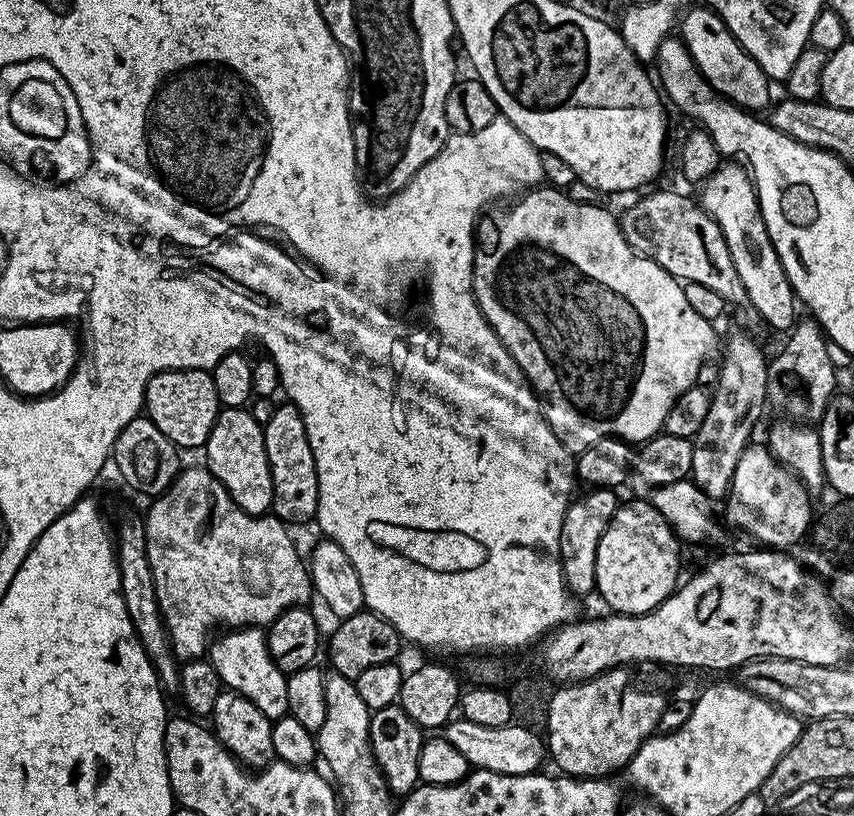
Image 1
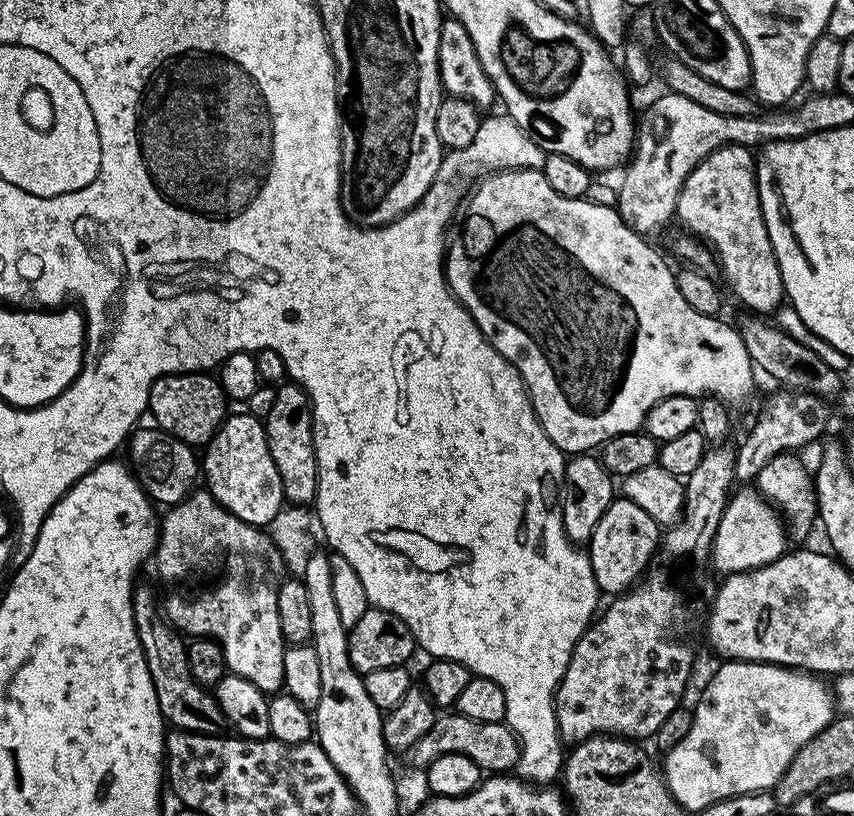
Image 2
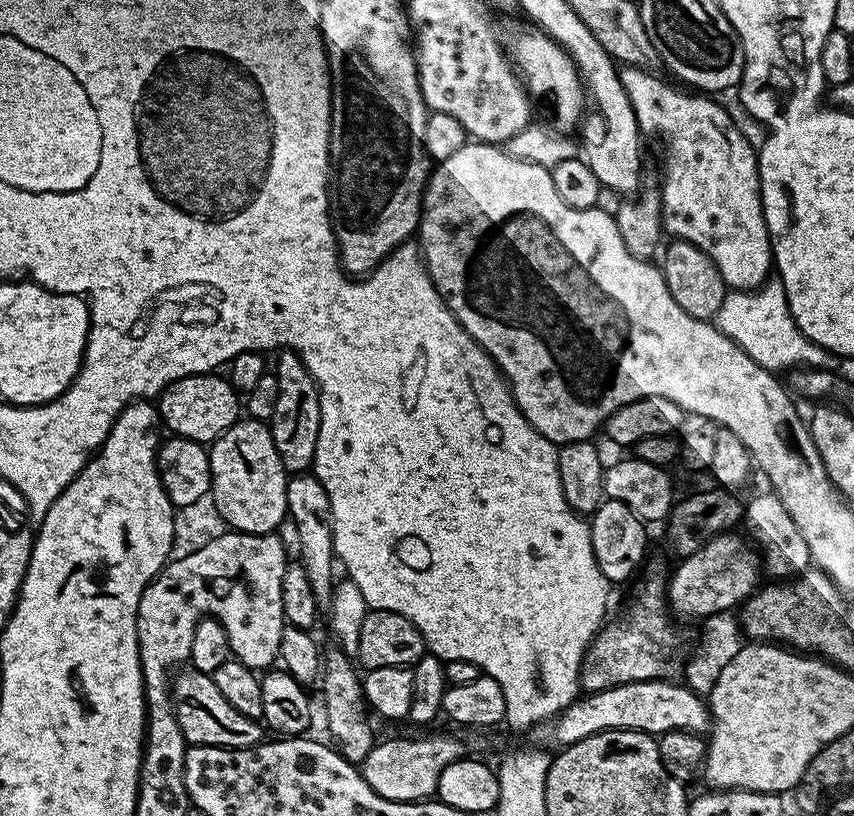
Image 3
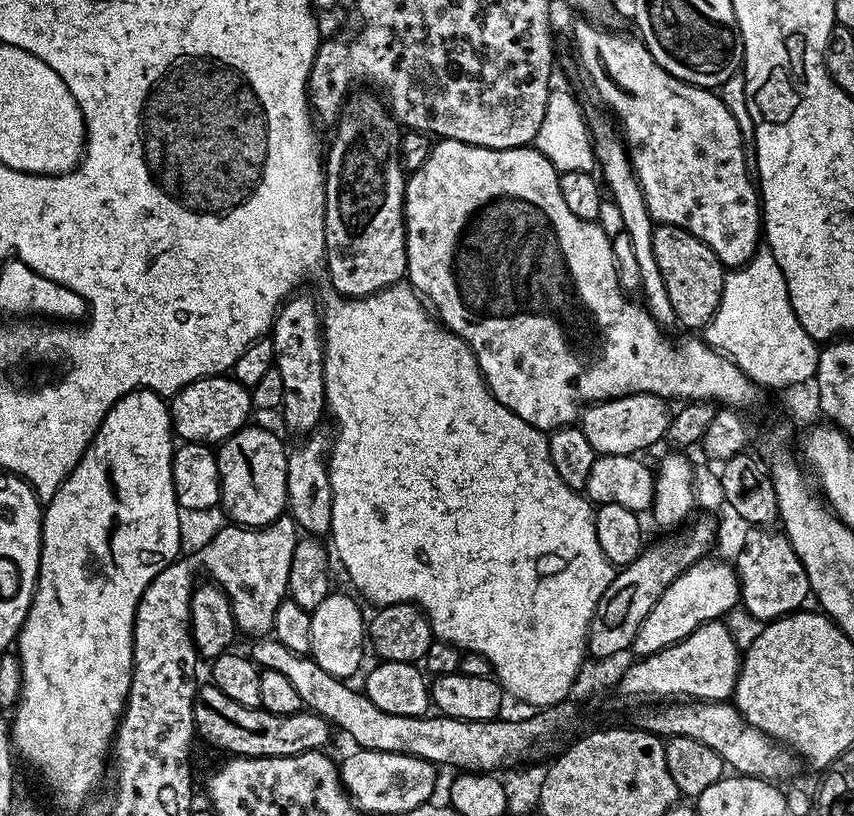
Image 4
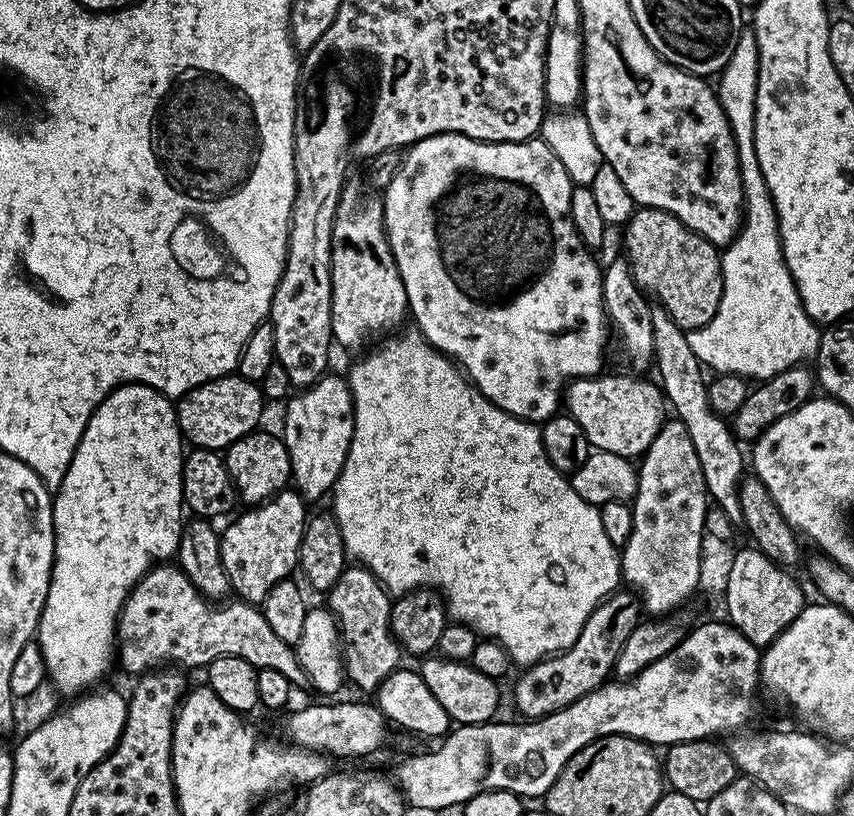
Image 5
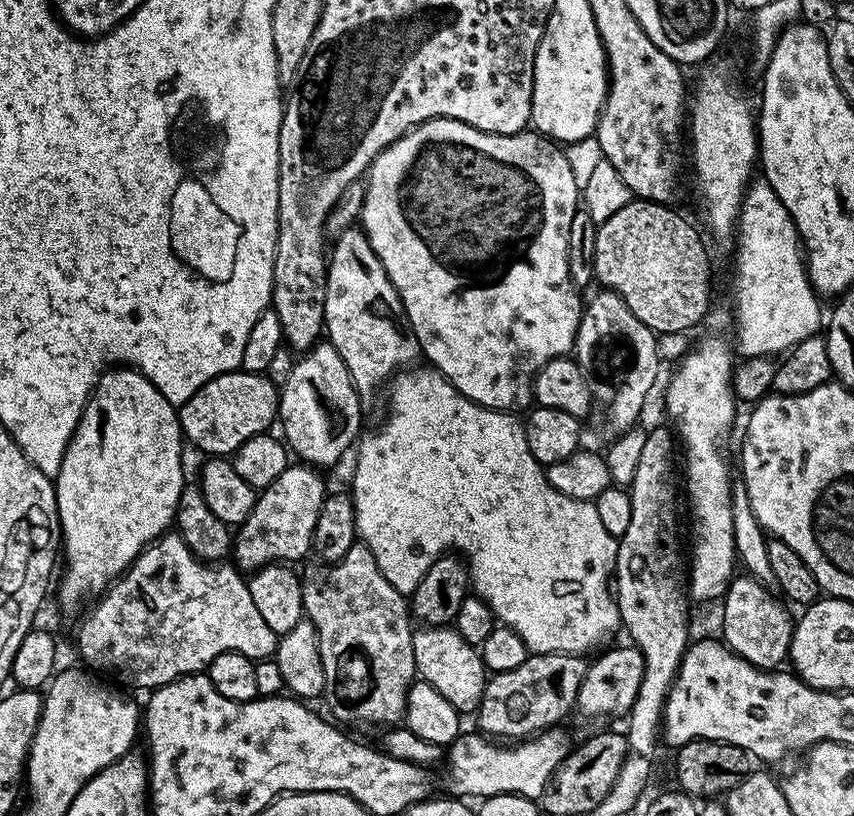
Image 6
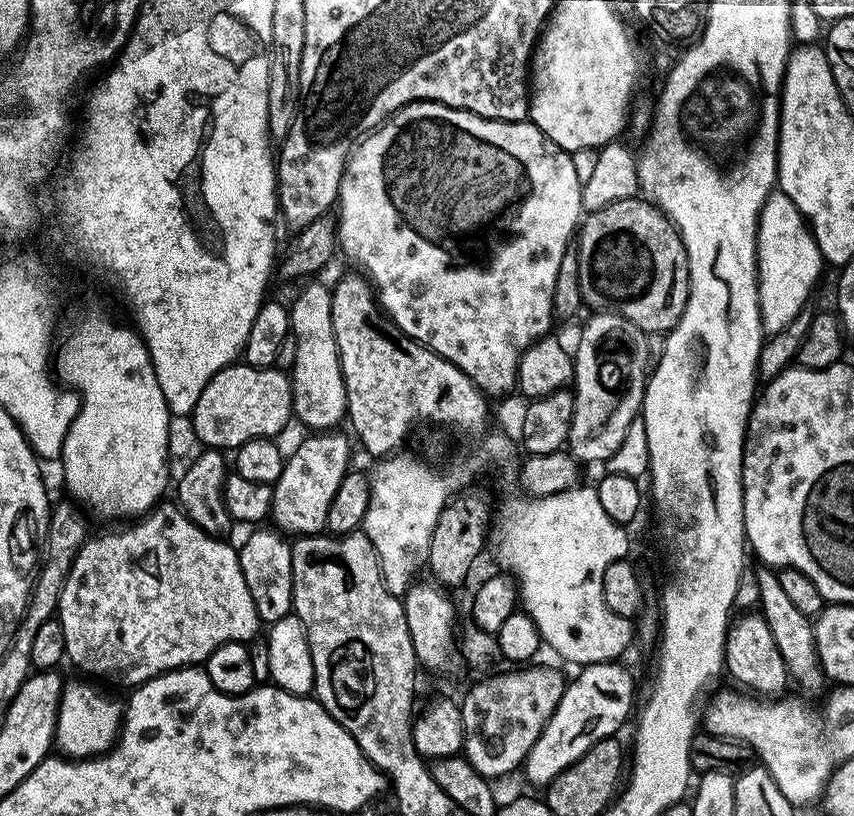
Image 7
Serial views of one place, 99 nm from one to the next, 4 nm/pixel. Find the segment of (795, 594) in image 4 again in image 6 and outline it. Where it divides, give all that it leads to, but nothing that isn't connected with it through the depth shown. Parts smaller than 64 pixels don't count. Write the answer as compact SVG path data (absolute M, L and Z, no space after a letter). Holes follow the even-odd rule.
M747 574L737 575L725 587L722 593L722 603L725 610L722 640L723 643L728 645L731 652L746 658L746 662L750 662L755 668L763 668L765 670L779 669L783 665L780 663L783 660L785 663L789 659L792 650L794 620L793 617L788 617L788 612L784 609L784 606L786 606L785 601L769 585L760 584L754 577Z

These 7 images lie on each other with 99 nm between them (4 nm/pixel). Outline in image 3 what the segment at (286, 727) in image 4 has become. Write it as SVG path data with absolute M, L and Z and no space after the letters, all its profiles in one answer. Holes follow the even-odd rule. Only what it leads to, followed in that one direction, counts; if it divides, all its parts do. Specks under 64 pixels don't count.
M191 666L181 667L171 677L170 691L172 713L176 715L176 721L184 735L185 745L252 748L265 739L266 732L261 721L246 718L246 714L238 714L238 710L234 710L234 706L230 706L230 701L222 695L222 690L214 686L209 673Z

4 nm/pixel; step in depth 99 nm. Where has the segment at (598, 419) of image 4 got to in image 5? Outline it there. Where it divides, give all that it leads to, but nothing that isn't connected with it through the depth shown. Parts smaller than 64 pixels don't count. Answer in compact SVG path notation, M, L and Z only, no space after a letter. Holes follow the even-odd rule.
M582 376L567 385L567 415L582 426L582 434L586 434L595 451L640 458L666 421L666 397L653 381L652 384L636 376Z

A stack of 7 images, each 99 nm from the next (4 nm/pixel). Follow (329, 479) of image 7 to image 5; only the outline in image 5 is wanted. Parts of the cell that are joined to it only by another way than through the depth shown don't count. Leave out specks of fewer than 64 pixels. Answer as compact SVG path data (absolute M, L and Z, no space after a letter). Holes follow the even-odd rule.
M285 490L276 493L271 500L264 501L259 506L247 509L245 516L240 516L228 529L223 529L220 537L220 549L222 550L222 562L228 571L228 580L232 583L232 592L241 601L263 605L265 598L270 594L272 587L283 580L289 579L298 568L300 559L300 543L304 533L304 525L308 522L310 515L309 505L295 490Z

